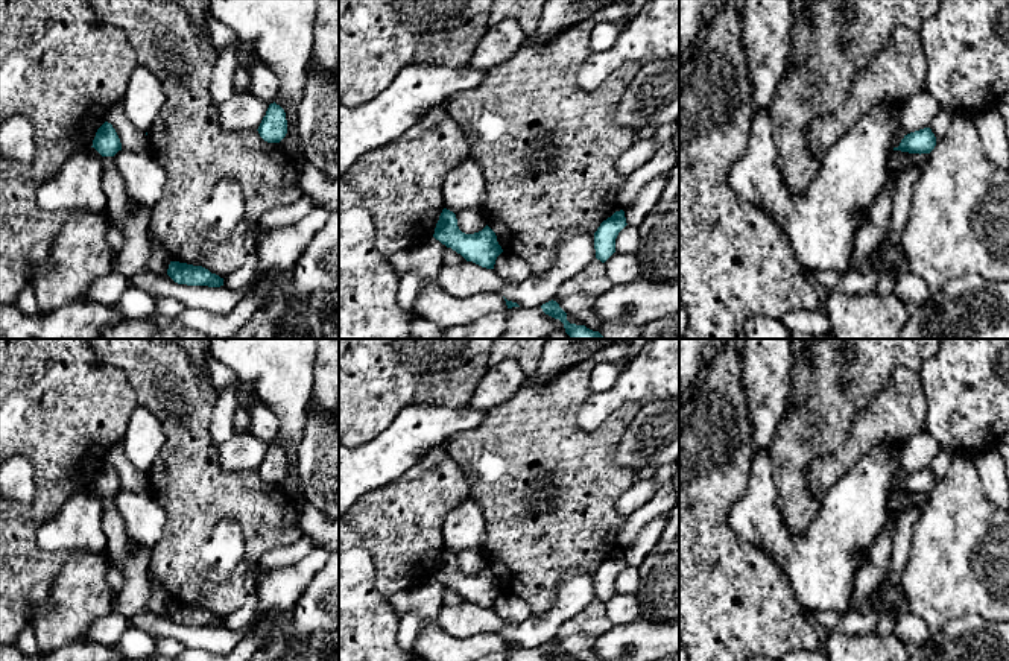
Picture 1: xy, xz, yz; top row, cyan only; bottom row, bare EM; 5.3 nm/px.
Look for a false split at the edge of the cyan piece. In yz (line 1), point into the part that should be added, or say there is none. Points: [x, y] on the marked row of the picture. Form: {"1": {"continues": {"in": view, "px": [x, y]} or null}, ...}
{"1": {"continues": null}}

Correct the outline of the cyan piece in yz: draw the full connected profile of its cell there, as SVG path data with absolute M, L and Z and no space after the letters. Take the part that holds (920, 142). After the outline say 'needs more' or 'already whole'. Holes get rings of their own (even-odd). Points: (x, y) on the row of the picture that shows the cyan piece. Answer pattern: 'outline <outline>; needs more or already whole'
outline M924 128L904 135L898 147L894 150L909 152L909 153L930 153L936 146L936 137L930 128Z; already whole

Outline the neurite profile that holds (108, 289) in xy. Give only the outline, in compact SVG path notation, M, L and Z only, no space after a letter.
M112 270L97 278L84 295L82 302L102 302L114 305L129 287L138 287L152 298L173 298L187 308L204 308L213 313L228 313L249 290L231 290L225 286L187 286L175 283L169 275L141 270L126 277Z

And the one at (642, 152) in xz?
M653 137L635 141L632 147L617 158L615 170L623 176L632 175L635 170L652 160L656 149L658 147Z

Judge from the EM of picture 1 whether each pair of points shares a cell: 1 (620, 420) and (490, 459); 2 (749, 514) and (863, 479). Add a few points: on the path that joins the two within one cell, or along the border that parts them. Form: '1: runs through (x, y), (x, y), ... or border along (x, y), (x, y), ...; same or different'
1: runs through (588, 452), (581, 459), (521, 459); same
2: runs through (780, 543), (783, 546), (807, 546), (844, 509); same

